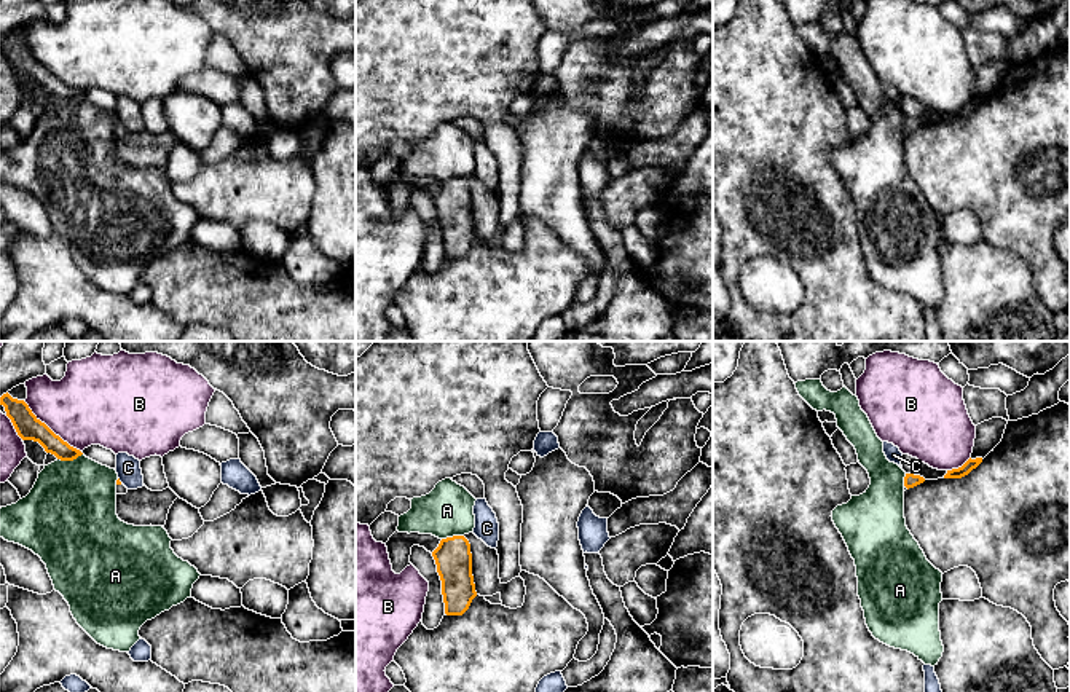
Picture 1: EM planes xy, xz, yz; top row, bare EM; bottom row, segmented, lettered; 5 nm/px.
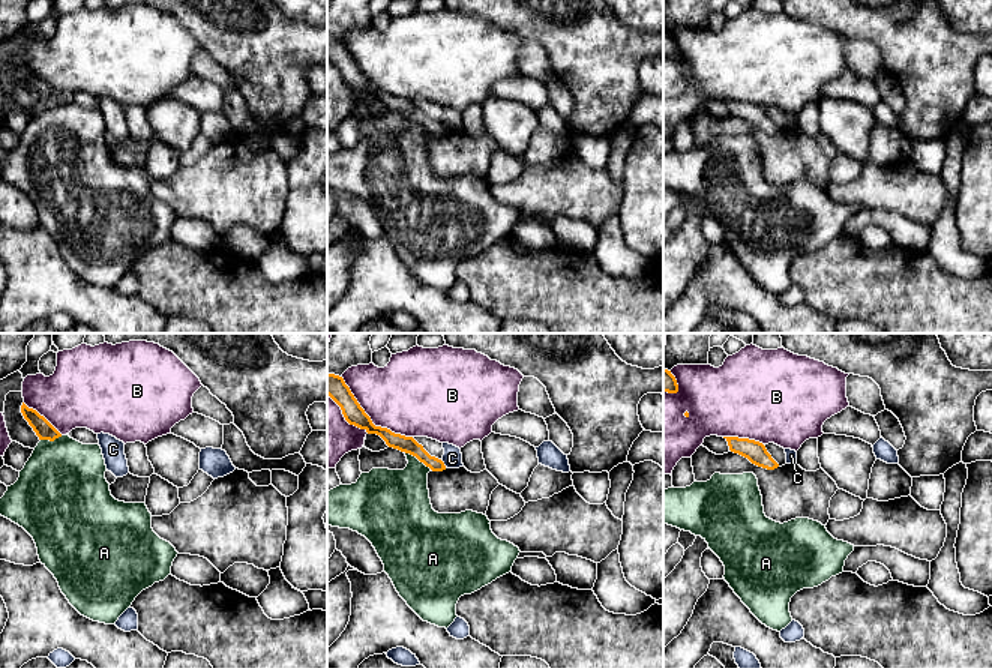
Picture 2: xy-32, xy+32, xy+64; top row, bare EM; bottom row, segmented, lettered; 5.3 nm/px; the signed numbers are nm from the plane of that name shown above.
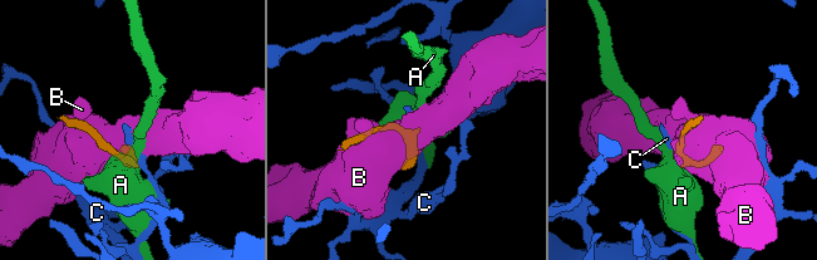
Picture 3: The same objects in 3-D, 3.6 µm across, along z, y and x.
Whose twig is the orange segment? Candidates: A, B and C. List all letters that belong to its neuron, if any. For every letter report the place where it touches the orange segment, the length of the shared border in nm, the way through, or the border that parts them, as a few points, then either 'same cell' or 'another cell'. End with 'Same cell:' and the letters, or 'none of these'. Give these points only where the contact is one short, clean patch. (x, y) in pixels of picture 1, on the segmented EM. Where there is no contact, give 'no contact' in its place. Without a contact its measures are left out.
A: meets orange in xy at (69, 460); contact 130 nm long; border along xy (82, 453), (72, 460), (58, 460); another cell
B: meets orange in xy at (50, 429); contact 380 nm long; another cell
C: meets orange in xy at (118, 480); contact 40 nm long; border along xy (118, 477), (121, 482); another cell
Same cell: none of these

